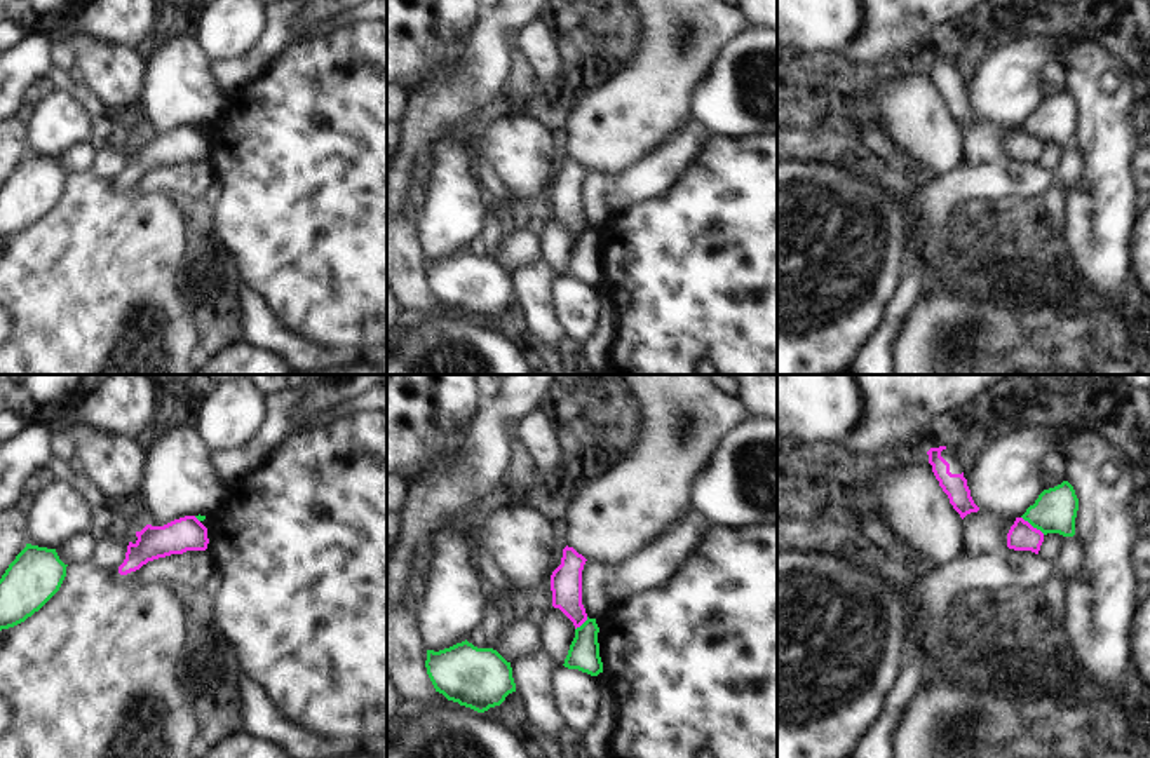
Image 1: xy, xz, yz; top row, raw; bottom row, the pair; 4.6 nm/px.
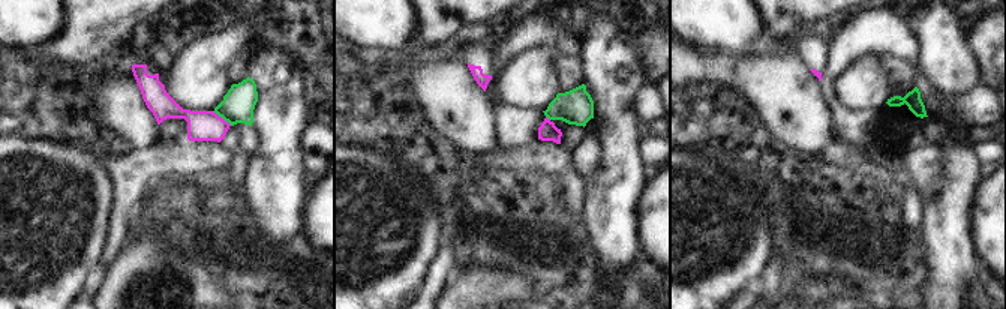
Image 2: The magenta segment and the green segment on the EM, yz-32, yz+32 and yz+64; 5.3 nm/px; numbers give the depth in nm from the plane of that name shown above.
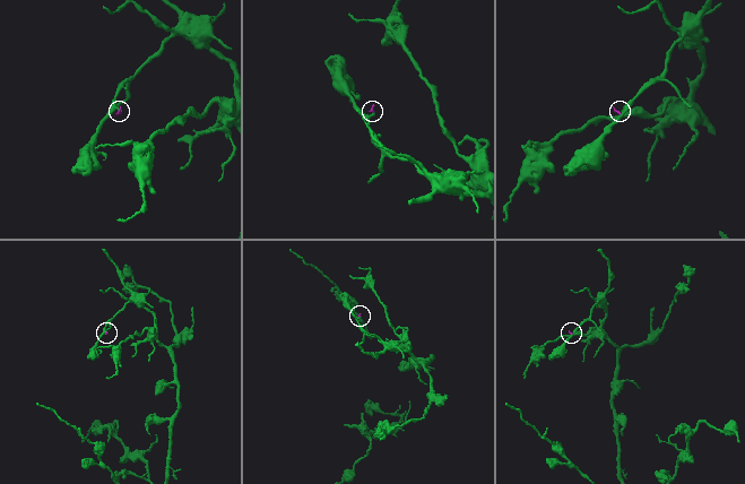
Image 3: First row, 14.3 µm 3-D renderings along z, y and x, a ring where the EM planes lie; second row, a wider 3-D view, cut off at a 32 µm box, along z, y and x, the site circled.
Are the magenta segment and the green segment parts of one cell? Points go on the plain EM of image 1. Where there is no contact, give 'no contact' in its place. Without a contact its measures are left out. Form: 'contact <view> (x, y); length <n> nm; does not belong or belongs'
contact yz (1032, 136); length 140 nm; does not belong

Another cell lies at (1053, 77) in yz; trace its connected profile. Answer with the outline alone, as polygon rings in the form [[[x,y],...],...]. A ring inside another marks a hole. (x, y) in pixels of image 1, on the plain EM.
[[[1049,59],[1038,70],[1040,94],[1044,99],[1054,98],[1066,91],[1068,75],[1061,59]]]

